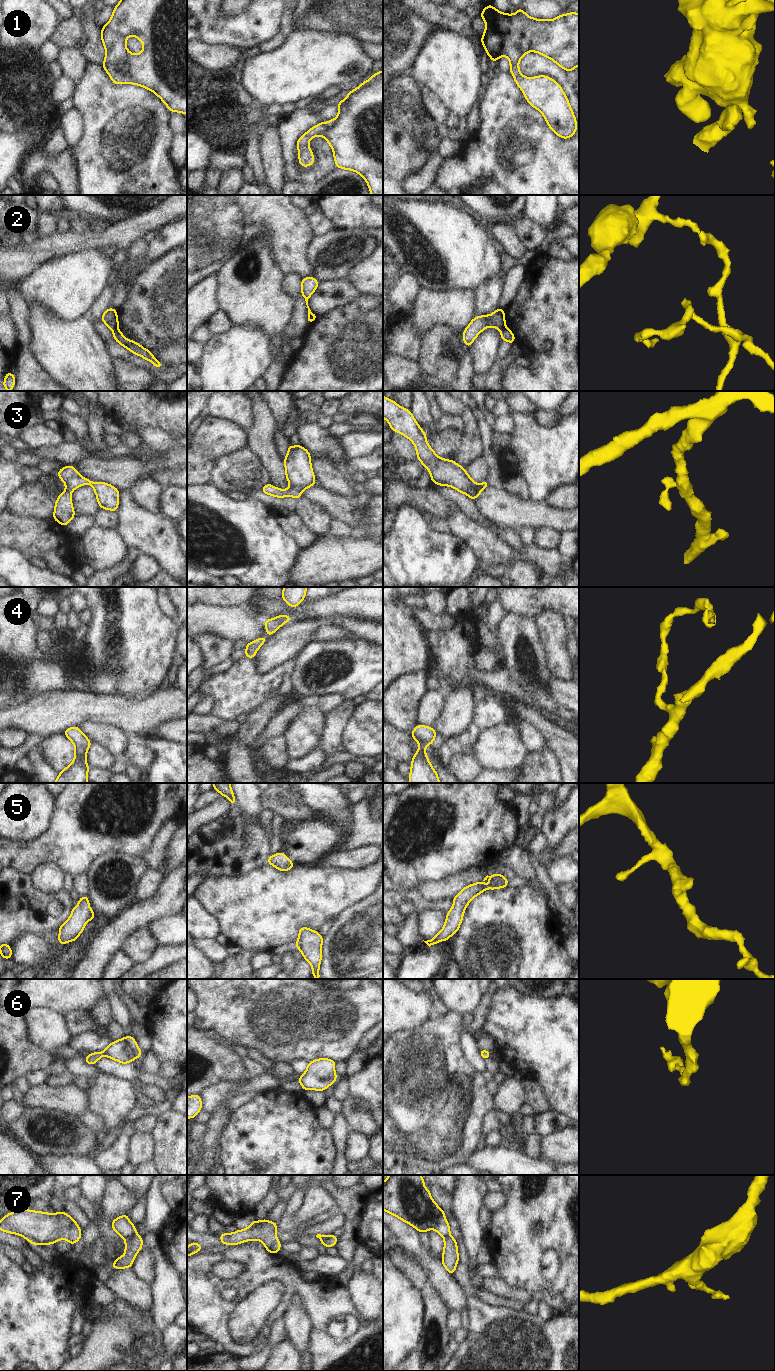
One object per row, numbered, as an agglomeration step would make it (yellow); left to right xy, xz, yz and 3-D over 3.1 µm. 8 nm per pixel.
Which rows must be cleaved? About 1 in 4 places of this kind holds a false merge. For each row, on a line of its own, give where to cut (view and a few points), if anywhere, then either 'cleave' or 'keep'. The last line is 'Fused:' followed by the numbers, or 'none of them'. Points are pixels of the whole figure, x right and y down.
1: no cut | keep
2: xy (117, 328), (113, 331) | cleave
3: no cut | keep
4: no cut | keep
5: no cut | keep
6: no cut | keep
7: xy (136, 1232), (125, 1239) | cleave
Fused: 2, 7

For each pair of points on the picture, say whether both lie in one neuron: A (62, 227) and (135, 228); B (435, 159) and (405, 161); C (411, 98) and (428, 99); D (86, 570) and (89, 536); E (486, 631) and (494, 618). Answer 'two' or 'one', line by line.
A: two
B: two
C: two
D: two
E: two

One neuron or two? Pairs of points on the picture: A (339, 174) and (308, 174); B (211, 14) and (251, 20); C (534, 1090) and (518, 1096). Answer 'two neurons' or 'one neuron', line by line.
A: two neurons
B: one neuron
C: two neurons

